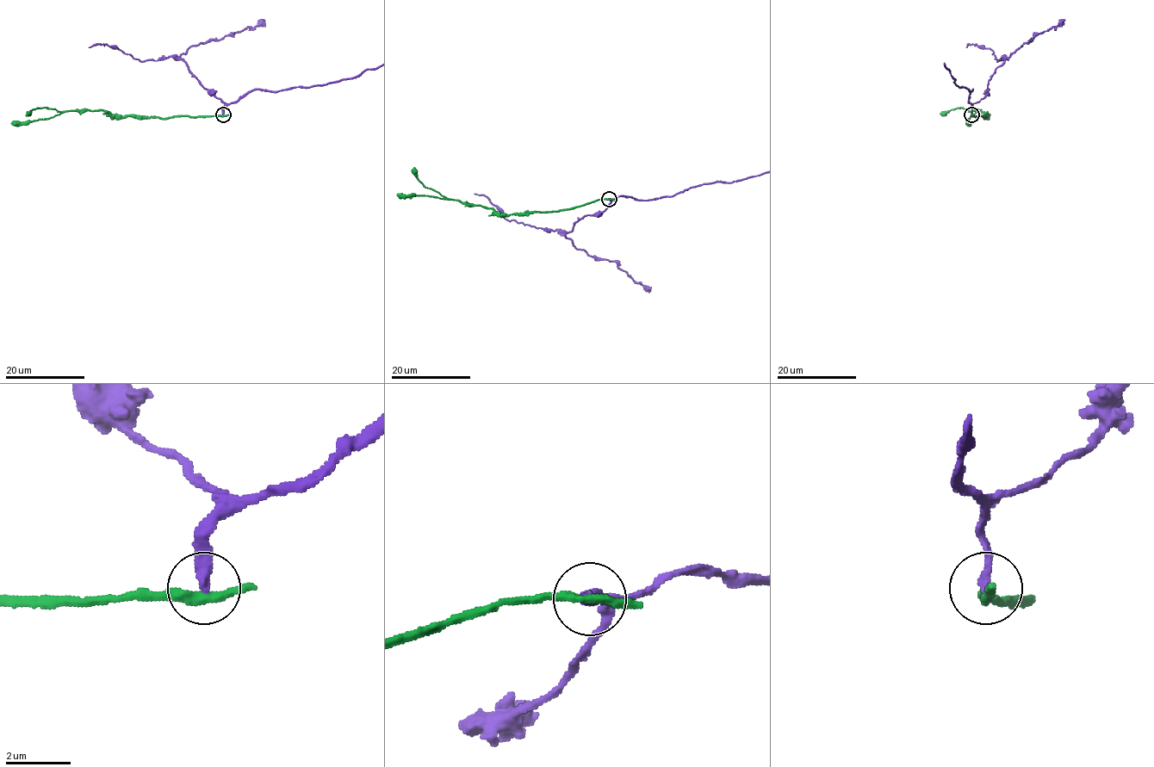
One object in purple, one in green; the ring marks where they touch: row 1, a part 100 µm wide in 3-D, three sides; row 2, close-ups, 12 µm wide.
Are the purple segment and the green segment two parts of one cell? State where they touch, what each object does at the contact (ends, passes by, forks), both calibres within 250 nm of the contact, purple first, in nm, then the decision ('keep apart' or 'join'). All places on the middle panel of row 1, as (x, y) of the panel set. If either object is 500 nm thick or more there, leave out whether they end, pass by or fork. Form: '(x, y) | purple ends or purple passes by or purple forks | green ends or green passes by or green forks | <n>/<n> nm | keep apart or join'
(609, 199) | purple ends | green passes by | 280/280 nm | keep apart

